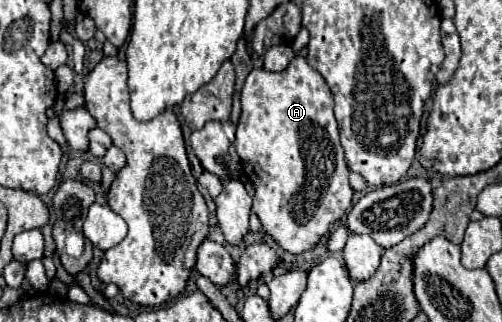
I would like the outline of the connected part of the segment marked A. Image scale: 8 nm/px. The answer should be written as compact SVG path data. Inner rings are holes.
M295 56L289 66L283 70L283 72L269 72L265 68L255 68L247 80L245 80L245 86L241 90L241 118L239 118L239 124L237 124L237 132L235 132L235 148L237 148L237 154L241 156L241 164L243 164L243 172L247 174L249 182L255 186L255 196L253 196L253 212L257 214L257 218L261 220L263 224L263 230L289 254L303 254L311 248L315 248L327 234L329 234L329 228L339 222L345 212L351 208L351 200L353 200L353 188L349 186L349 168L345 164L345 158L343 158L343 148L341 148L341 142L339 142L339 132L337 132L337 122L335 122L335 116L333 116L333 96L331 96L331 90L329 90L329 84L325 82L325 78L307 64L307 60L303 56Z

